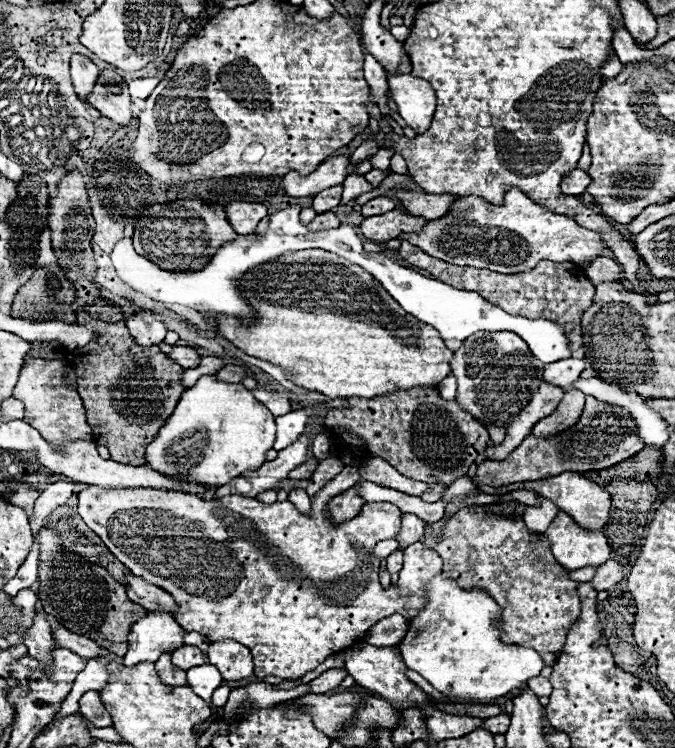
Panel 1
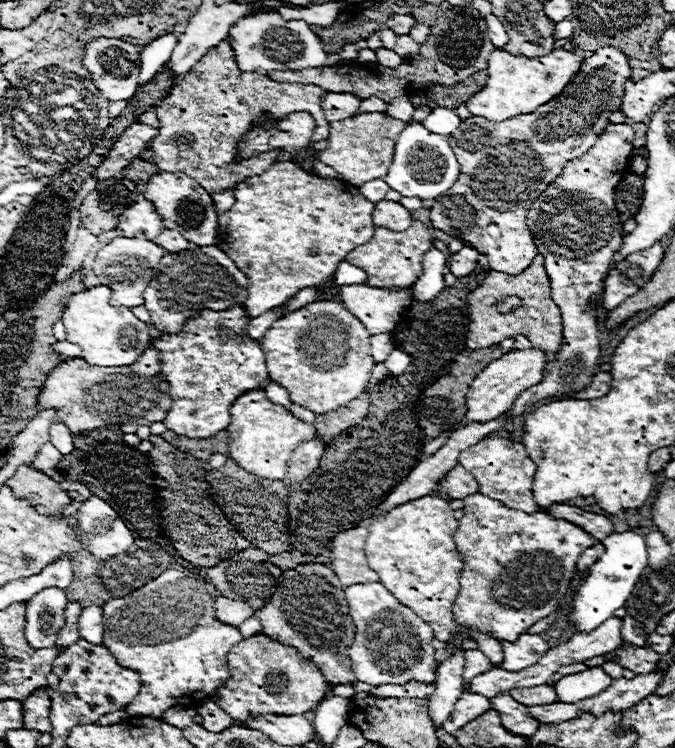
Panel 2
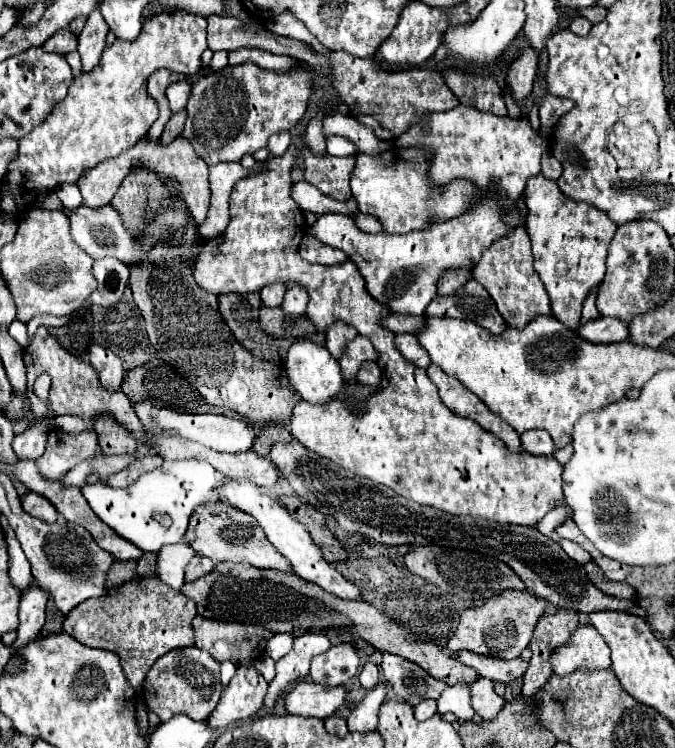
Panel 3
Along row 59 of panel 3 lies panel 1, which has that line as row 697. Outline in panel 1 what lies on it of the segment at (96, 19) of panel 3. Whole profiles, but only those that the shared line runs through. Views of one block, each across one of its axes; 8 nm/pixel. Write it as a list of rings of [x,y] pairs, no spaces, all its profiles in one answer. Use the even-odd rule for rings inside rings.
[[[88,690],[88,692],[82,694],[80,714],[84,714],[98,728],[112,726],[112,718],[110,718],[110,714],[106,712],[106,708],[104,708],[104,704],[100,700],[100,692],[96,692],[96,690]]]

